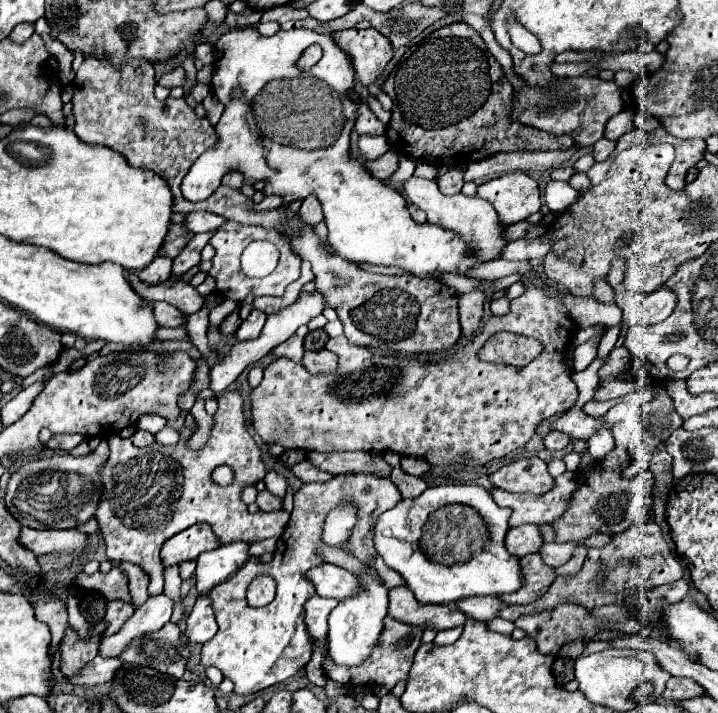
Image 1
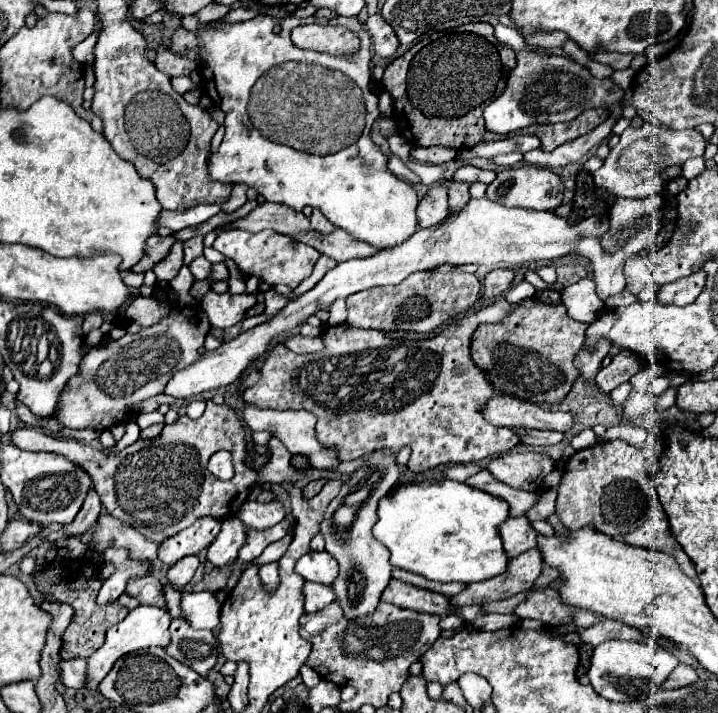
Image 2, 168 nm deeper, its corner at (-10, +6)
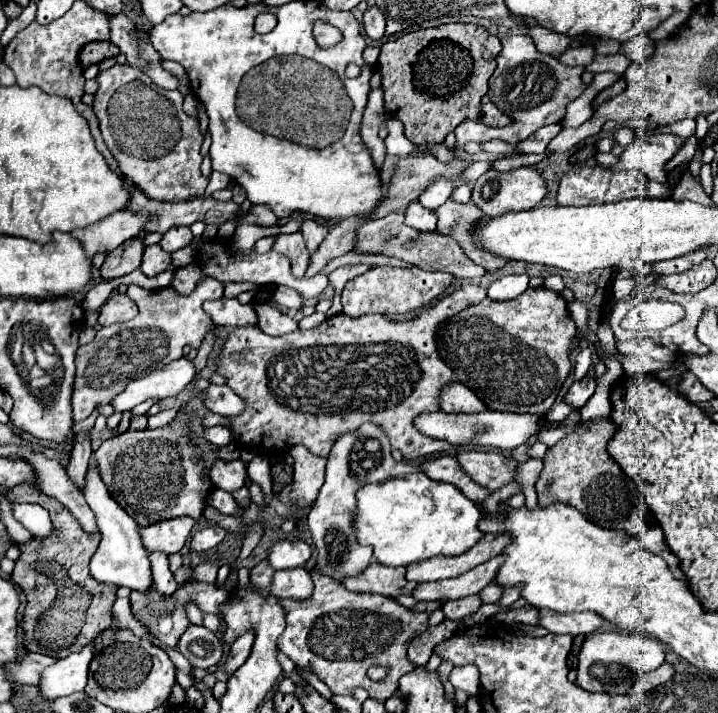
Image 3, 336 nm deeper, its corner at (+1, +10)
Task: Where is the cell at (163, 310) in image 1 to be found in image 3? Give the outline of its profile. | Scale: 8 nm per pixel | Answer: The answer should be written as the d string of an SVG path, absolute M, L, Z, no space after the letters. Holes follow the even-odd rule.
M115 294L111 296L99 310L99 324L101 326L111 326L117 322L131 320L137 314L135 302L127 294Z

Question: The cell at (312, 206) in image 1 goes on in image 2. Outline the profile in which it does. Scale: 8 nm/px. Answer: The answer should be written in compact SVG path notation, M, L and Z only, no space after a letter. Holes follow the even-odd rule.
M312 210L310 222L312 222L312 228L318 230L318 232L332 232L332 230L334 230L334 224L328 222L328 220L324 218L324 214L320 214L320 210Z

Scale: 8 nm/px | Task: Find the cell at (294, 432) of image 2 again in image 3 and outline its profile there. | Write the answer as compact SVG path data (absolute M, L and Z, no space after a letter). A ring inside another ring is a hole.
M211 384L205 390L203 404L221 416L235 416L245 408L245 402L229 388L229 386L215 386Z

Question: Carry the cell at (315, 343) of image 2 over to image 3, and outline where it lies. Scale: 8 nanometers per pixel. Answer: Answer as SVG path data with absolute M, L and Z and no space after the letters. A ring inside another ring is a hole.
M253 304L253 310L259 316L259 328L271 336L283 336L297 330L297 322L287 314L279 312L275 306L269 304Z

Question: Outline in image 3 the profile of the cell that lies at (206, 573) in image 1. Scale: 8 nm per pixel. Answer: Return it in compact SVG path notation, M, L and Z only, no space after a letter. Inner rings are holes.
M209 524L199 528L193 538L191 538L191 550L195 552L207 552L211 548L215 548L221 540L225 538L225 530L217 524Z

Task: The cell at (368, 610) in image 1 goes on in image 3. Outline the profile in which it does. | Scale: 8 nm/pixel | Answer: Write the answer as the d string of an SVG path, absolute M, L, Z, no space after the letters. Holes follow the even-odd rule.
M365 422L355 432L349 432L349 434L343 434L341 438L337 438L337 442L333 444L333 450L329 452L327 458L329 458L329 462L327 462L325 484L319 492L317 502L313 504L313 510L307 514L307 520L309 520L309 530L313 536L313 542L317 546L317 570L321 574L333 576L339 582L345 576L359 574L373 560L373 548L359 546L359 542L355 540L355 532L353 532L353 510L357 504L355 492L367 482L389 480L395 476L415 473L417 468L409 462L395 462L393 460L389 438L387 438L385 430L381 430L381 426L377 426L373 422ZM367 438L379 440L379 444L381 444L381 450L377 452L375 466L371 470L363 470L355 460L355 444L365 442Z

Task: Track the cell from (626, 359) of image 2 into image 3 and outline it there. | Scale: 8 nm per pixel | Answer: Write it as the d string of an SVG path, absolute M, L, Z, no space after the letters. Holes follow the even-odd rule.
M557 402L557 404L553 404L551 410L547 410L545 420L547 420L547 422L553 422L553 424L559 424L559 422L563 422L563 420L569 416L571 410L573 410L573 408L567 406L565 402Z

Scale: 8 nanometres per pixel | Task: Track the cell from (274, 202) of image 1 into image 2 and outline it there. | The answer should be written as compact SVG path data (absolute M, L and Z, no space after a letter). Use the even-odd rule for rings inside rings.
M176 242L176 244L172 246L170 254L168 254L162 262L158 262L158 264L152 268L154 274L158 276L158 280L166 280L166 282L170 282L170 280L178 274L180 266L183 265L183 246L184 242Z

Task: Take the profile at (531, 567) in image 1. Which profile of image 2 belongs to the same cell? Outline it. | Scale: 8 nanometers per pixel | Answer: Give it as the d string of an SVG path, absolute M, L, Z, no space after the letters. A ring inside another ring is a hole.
M532 548L512 558L506 574L500 574L484 582L468 584L464 594L460 592L456 598L450 598L450 602L454 606L466 606L466 604L486 604L486 602L510 598L512 594L530 590L542 570L544 570L542 554L538 548Z

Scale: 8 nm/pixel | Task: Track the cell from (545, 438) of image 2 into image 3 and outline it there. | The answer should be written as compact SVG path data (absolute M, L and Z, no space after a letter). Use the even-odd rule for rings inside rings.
M437 410L429 414L419 414L413 420L413 426L417 426L421 434L429 438L447 440L451 446L485 446L497 450L509 450L525 444L531 436L535 436L541 424L543 418L535 414L505 414L493 410L483 410L481 414L447 414L443 410Z

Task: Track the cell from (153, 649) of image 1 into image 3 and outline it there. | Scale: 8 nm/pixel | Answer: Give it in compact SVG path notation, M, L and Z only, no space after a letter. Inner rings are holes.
M189 626L179 640L179 652L191 666L207 670L223 658L223 642L205 626Z

